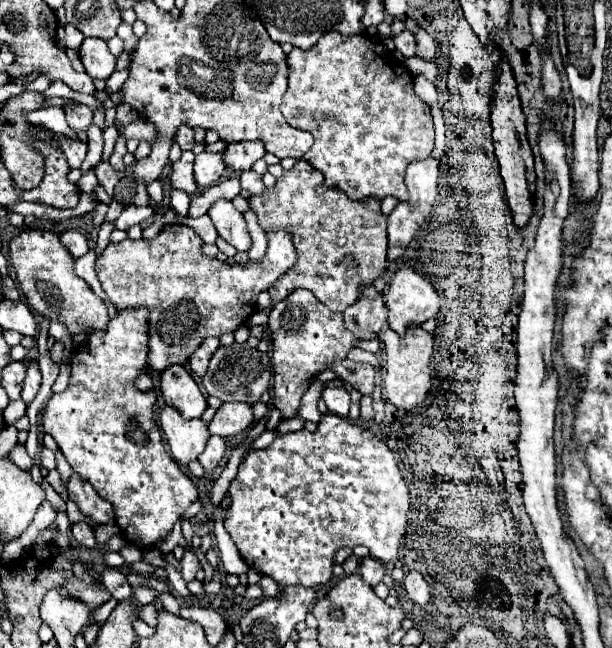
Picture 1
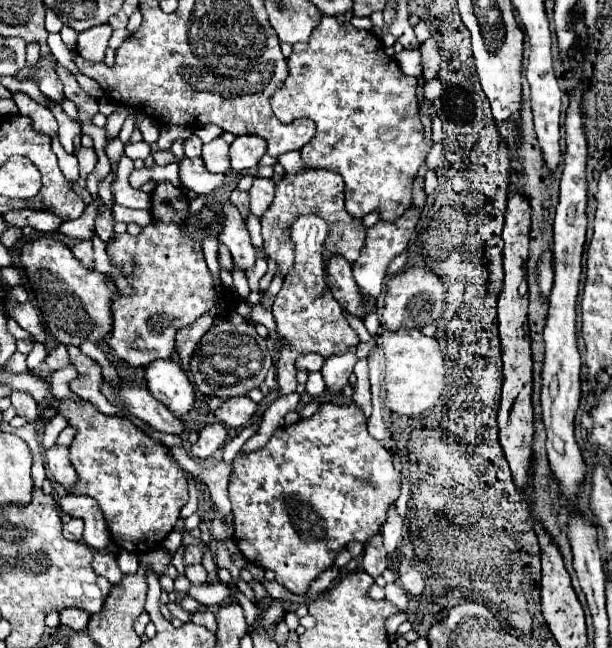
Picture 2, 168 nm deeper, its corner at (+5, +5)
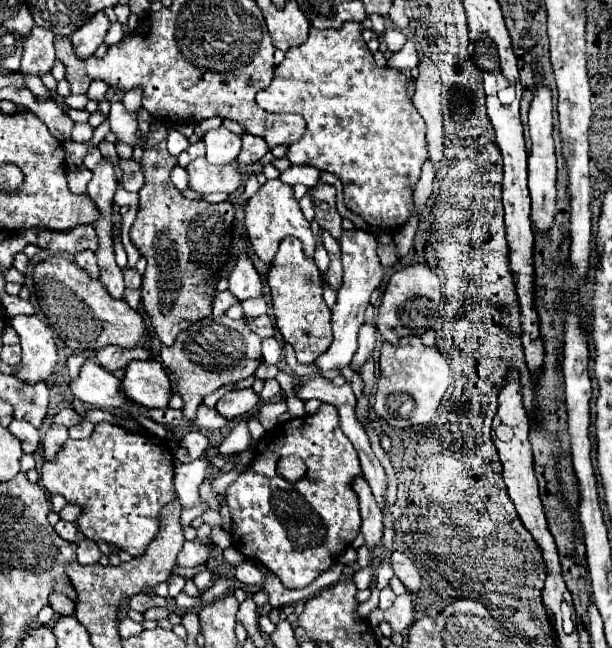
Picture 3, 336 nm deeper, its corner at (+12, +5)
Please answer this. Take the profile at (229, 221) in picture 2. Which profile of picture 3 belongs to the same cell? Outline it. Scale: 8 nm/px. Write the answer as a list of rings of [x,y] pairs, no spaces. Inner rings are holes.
[[[242,251],[236,257],[236,263],[228,275],[228,283],[230,283],[230,291],[240,299],[250,299],[250,297],[260,297],[262,295],[262,281],[252,265],[252,261],[248,259],[246,251]]]

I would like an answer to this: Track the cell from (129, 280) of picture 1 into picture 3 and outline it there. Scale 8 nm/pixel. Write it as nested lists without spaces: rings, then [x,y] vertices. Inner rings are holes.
[[[106,345],[106,347],[96,351],[98,363],[108,371],[120,371],[134,359],[144,361],[144,359],[150,359],[150,357],[152,357],[152,351],[150,351],[150,347],[144,347],[144,345],[136,345],[132,349],[124,349],[124,347],[118,347],[118,345]]]

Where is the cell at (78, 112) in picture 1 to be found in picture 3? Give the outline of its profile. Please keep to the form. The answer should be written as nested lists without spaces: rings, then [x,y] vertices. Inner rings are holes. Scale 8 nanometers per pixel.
[[[34,27],[28,37],[24,37],[24,55],[20,73],[24,75],[44,75],[52,71],[54,65],[54,35],[48,29]]]

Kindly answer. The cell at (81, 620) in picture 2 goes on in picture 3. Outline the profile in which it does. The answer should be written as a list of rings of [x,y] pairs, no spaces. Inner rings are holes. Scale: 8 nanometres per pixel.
[[[60,593],[50,595],[50,607],[54,609],[54,613],[56,613],[58,617],[74,615],[74,611],[76,611],[76,603],[74,603],[72,599],[68,599],[66,595],[60,595]]]

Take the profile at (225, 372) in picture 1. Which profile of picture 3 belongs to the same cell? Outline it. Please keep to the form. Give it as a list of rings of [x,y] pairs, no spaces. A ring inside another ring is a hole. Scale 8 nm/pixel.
[[[226,315],[206,317],[196,321],[188,331],[182,331],[172,347],[162,347],[160,359],[170,371],[176,391],[184,397],[184,415],[194,417],[204,395],[214,393],[222,385],[234,385],[256,373],[262,363],[260,337],[252,333],[244,319],[234,321]]]

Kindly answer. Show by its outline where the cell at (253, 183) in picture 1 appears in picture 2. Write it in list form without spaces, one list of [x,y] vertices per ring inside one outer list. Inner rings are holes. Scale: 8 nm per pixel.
[[[257,177],[253,187],[249,189],[251,193],[251,213],[261,219],[263,213],[267,211],[267,207],[271,205],[273,201],[273,195],[275,195],[275,181],[273,179],[263,179],[263,177]]]

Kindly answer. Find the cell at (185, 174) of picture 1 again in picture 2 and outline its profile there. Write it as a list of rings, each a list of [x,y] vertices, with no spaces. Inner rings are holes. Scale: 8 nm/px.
[[[185,157],[179,163],[179,177],[181,177],[183,187],[197,193],[197,195],[213,193],[225,185],[225,175],[223,173],[209,173],[201,157],[197,157],[197,159]]]

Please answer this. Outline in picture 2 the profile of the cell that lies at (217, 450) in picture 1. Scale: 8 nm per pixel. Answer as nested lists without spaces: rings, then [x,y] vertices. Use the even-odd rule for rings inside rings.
[[[221,423],[205,425],[199,431],[197,443],[191,447],[191,457],[197,457],[197,459],[211,457],[225,445],[225,441],[227,441],[227,429]]]

